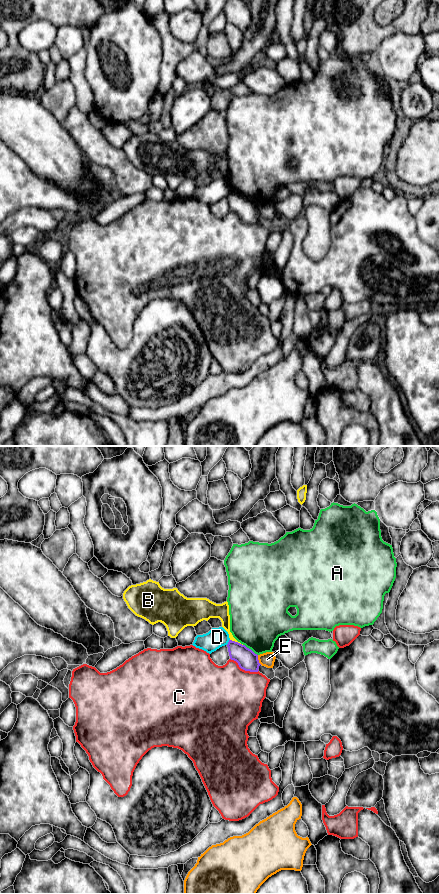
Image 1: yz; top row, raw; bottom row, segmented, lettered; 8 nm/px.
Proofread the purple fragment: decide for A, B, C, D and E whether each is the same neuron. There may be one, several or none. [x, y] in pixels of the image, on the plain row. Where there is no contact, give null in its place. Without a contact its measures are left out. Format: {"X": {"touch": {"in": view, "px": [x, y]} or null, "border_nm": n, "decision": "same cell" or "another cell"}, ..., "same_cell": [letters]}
{"A": {"touch": {"in": "yz", "px": [250, 201]}, "border_nm": 150, "decision": "another cell"}, "B": {"touch": {"in": "yz", "px": [236, 194]}, "border_nm": 120, "decision": "another cell"}, "C": {"touch": {"in": "yz", "px": [244, 221]}, "border_nm": 260, "decision": "another cell"}, "D": {"touch": {"in": "yz", "px": [228, 194]}, "border_nm": 50, "decision": "another cell"}, "E": {"touch": {"in": "yz", "px": [258, 212]}, "border_nm": 90, "decision": "another cell"}, "same_cell": []}

